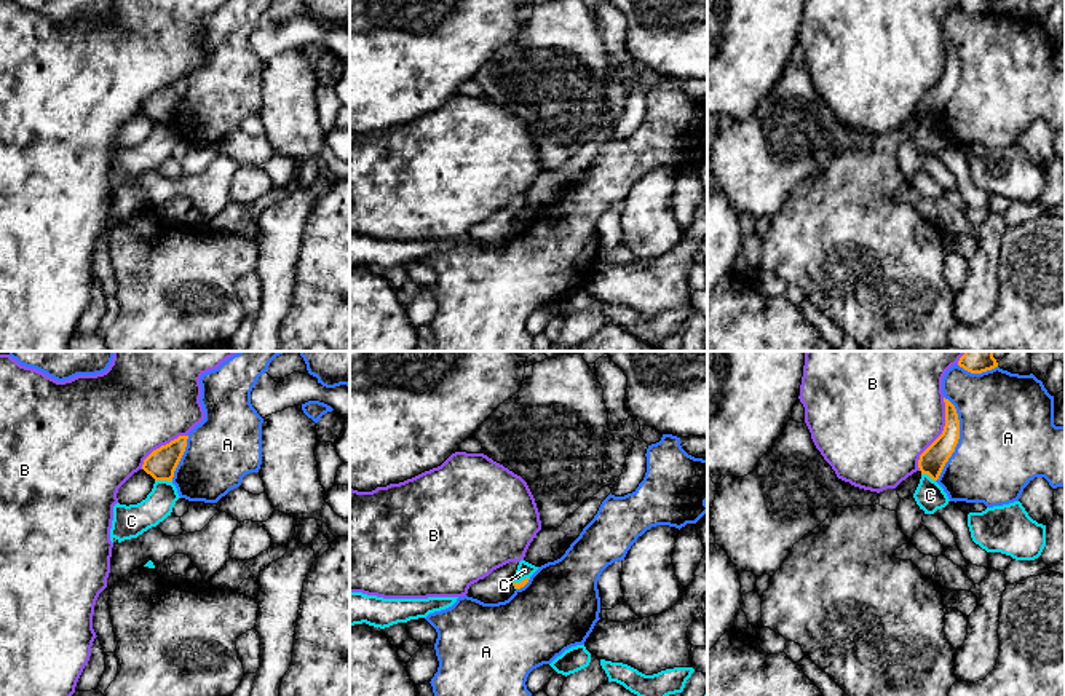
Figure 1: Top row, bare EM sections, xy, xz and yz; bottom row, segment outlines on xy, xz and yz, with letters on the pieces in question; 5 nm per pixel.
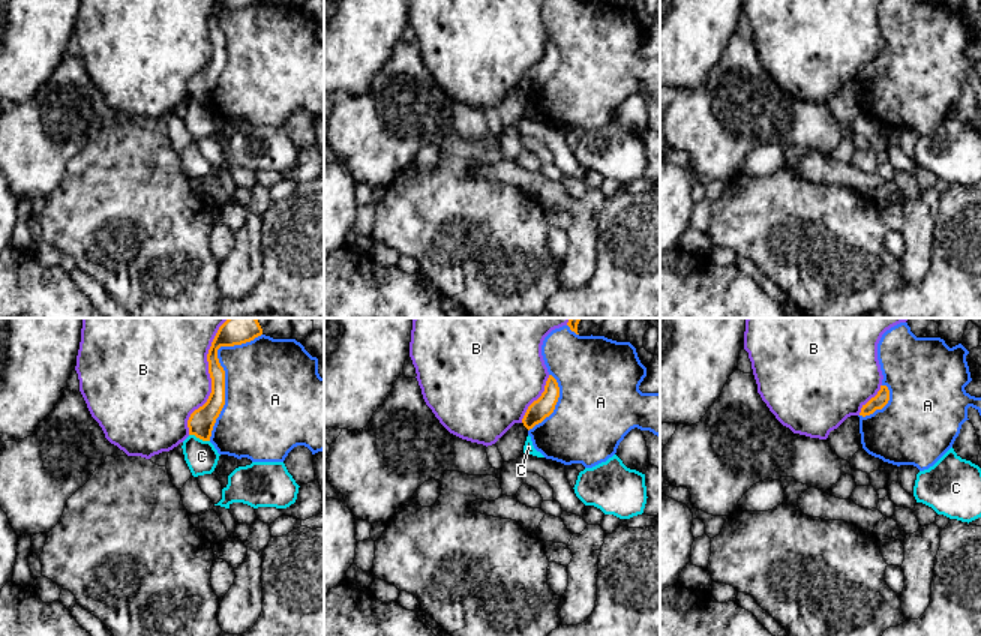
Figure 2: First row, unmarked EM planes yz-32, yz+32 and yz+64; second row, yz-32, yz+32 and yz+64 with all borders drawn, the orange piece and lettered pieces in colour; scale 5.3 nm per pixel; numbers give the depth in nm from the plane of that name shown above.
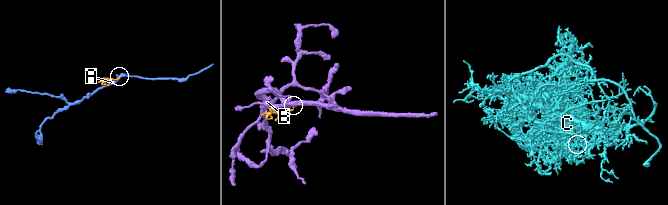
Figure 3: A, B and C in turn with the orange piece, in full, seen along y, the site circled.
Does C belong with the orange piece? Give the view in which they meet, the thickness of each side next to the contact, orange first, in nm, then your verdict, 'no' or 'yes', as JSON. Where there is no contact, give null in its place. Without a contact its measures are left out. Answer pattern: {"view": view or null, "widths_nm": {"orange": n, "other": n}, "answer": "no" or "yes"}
{"view": "xy", "widths_nm": {"orange": 150, "other": 160}, "answer": "no"}

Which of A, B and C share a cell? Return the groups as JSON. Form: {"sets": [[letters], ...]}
{"sets": [["A"], ["B"], ["C"]]}

